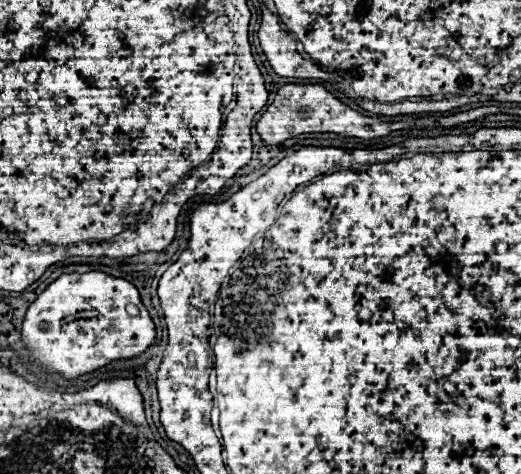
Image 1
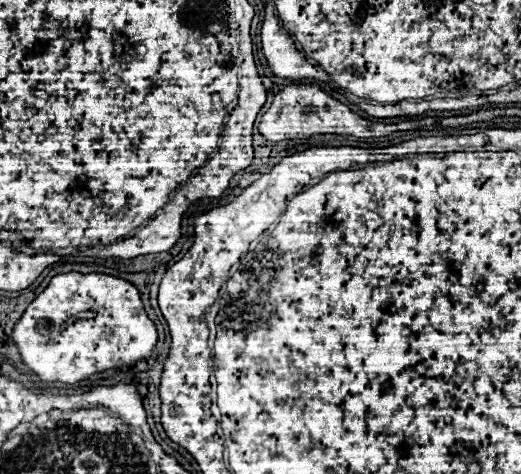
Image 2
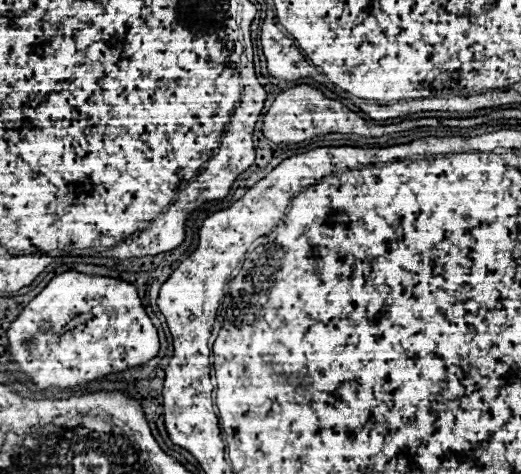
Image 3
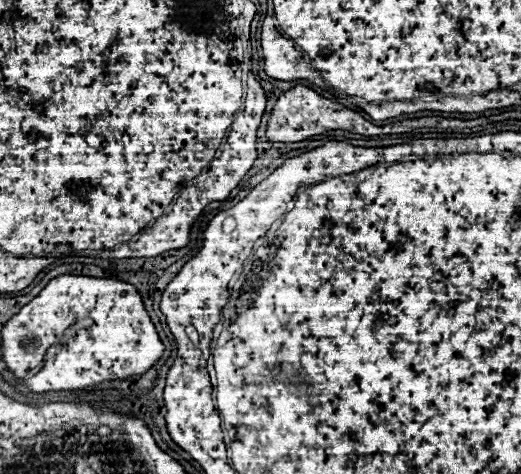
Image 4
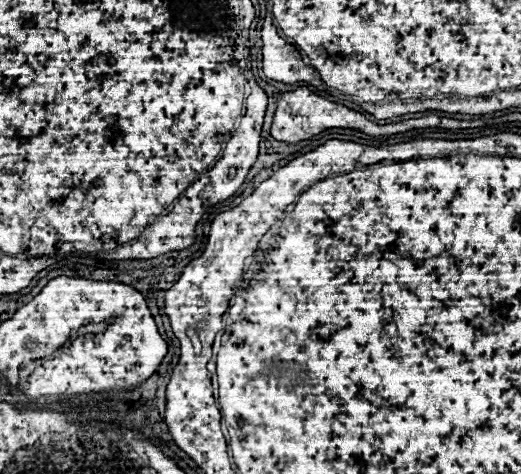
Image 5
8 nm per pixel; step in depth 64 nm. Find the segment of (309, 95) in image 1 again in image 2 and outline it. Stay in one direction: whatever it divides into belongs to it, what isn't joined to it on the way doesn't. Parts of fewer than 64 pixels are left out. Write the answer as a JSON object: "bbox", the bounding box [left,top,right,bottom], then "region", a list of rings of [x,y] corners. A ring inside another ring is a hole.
{"bbox":[260,86,419,142],"region":[[[286,86],[282,92],[276,94],[272,106],[260,120],[260,134],[270,142],[282,142],[282,140],[296,140],[296,138],[308,138],[312,134],[350,134],[358,138],[380,138],[388,136],[398,130],[412,130],[419,119],[406,120],[398,124],[378,124],[370,122],[354,112],[350,112],[342,102],[334,100],[326,92],[322,92],[318,86]]]}

